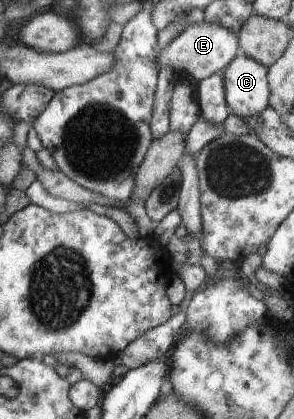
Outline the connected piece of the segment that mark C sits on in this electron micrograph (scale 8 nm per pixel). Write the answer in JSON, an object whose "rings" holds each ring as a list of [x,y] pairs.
{"rings":[[[240,52],[225,66],[221,76],[225,100],[235,115],[245,118],[268,108],[271,88],[264,63]]]}

